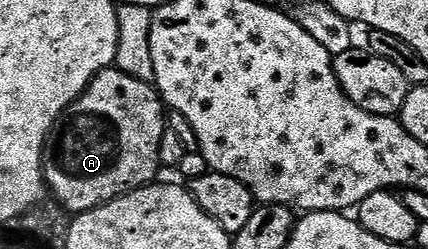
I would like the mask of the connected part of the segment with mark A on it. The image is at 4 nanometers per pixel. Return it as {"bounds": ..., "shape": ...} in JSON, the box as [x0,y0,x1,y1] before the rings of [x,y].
{"bounds":[44,67,168,215],"shape":[[[117,67],[102,69],[90,81],[90,86],[70,104],[50,134],[44,150],[44,181],[55,193],[57,204],[77,215],[104,205],[108,201],[151,184],[160,170],[158,152],[160,139],[168,128],[164,102],[151,82],[141,81]]]}

